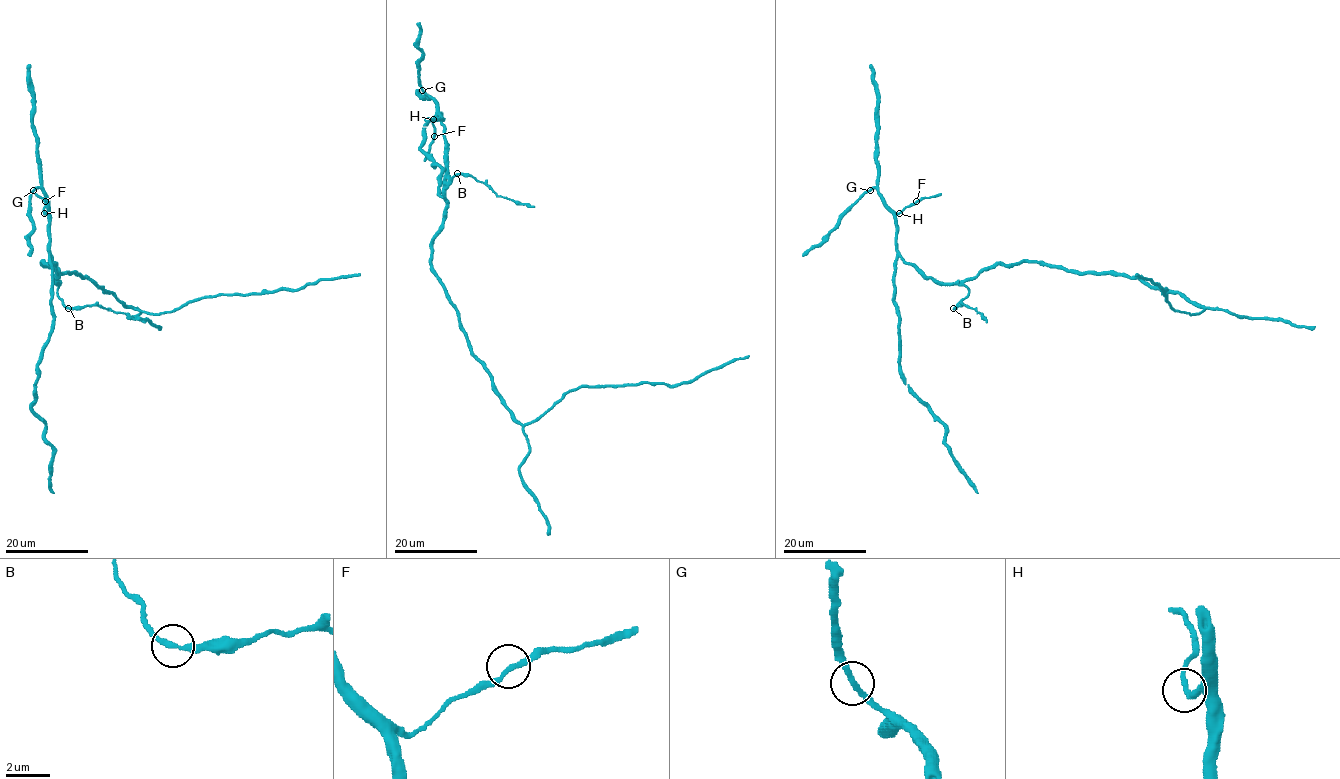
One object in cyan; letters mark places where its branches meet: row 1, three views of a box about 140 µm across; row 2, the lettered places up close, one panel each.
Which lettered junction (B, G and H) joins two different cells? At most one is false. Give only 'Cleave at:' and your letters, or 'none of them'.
Cleave at: none of them

